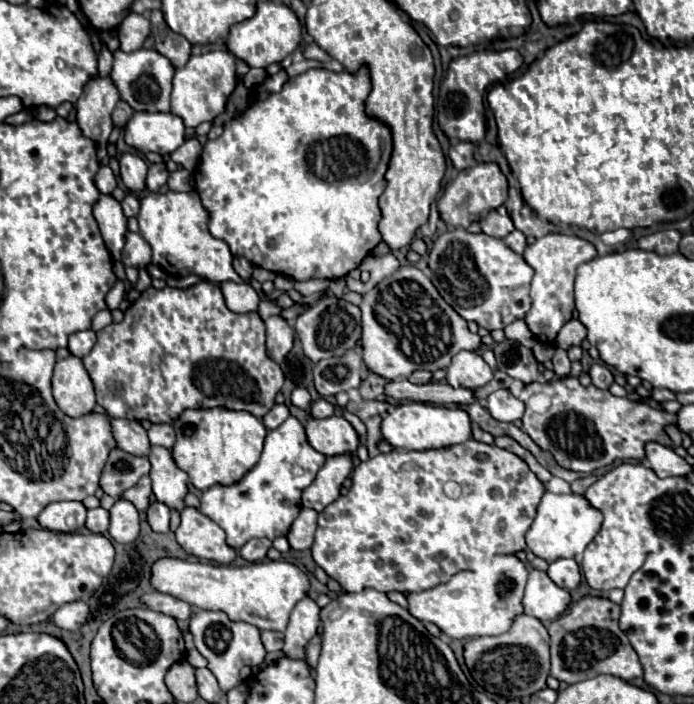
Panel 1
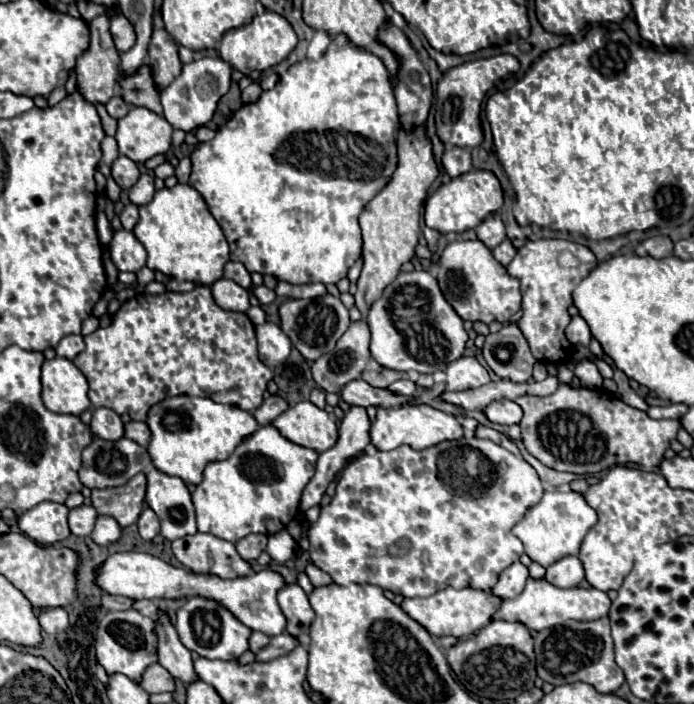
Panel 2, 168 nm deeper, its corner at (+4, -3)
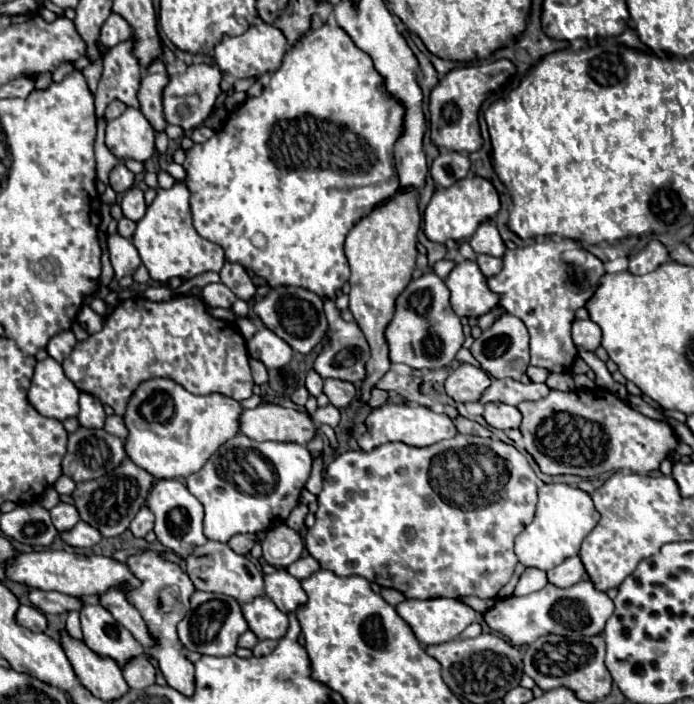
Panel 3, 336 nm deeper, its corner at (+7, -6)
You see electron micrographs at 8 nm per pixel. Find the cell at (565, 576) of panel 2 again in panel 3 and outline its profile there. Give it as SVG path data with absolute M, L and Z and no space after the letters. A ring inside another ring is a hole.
M569 557L561 565L557 565L555 569L547 571L549 583L553 583L557 587L571 587L577 581L581 581L583 575L585 575L585 567L579 557Z

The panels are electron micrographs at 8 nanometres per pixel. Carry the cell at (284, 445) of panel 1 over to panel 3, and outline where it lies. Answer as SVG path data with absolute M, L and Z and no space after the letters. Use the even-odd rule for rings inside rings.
M237 435L225 441L197 473L187 477L187 489L205 507L203 527L207 539L227 543L233 535L269 531L285 523L299 503L309 473L311 455L307 447L279 441L257 443L245 435Z

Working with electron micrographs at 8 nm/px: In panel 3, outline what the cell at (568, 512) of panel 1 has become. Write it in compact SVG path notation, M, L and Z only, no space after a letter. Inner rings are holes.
M567 483L541 485L535 519L515 539L515 553L519 557L519 563L523 563L525 567L541 569L541 571L549 571L557 567L567 557L573 557L579 553L581 541L597 525L597 521L599 521L599 513L589 493L569 487Z

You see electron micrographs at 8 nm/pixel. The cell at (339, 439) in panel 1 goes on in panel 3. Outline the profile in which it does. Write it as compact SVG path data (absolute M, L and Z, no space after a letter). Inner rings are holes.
M261 403L255 409L243 409L239 415L239 433L255 441L293 441L307 445L315 437L315 425L309 415L295 409Z

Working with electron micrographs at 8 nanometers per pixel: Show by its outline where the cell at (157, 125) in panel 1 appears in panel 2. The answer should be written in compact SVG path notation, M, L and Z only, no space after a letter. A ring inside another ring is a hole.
M130 108L130 112L118 120L118 150L134 162L146 162L148 158L170 150L172 132L174 128L164 116L158 116L148 108Z

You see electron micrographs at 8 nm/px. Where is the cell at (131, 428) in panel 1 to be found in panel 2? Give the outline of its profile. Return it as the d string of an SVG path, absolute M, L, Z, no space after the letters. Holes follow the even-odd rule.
M98 408L94 410L92 414L92 422L90 422L90 430L94 432L94 436L102 438L102 440L110 440L110 442L116 442L118 438L124 436L124 430L122 430L124 422L120 420L120 416L110 410L110 408Z

